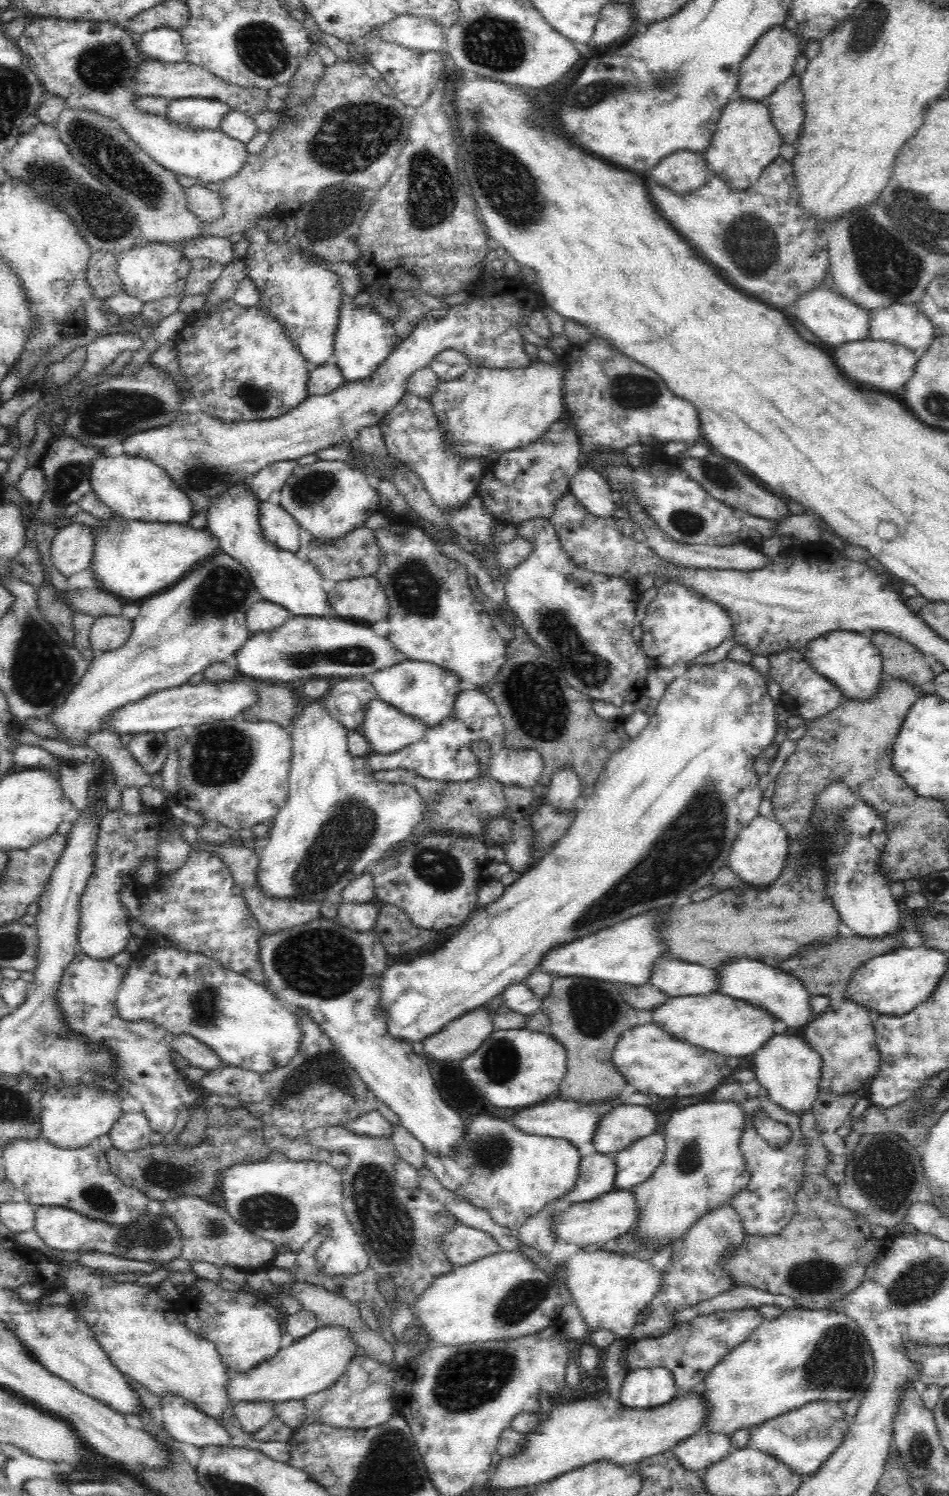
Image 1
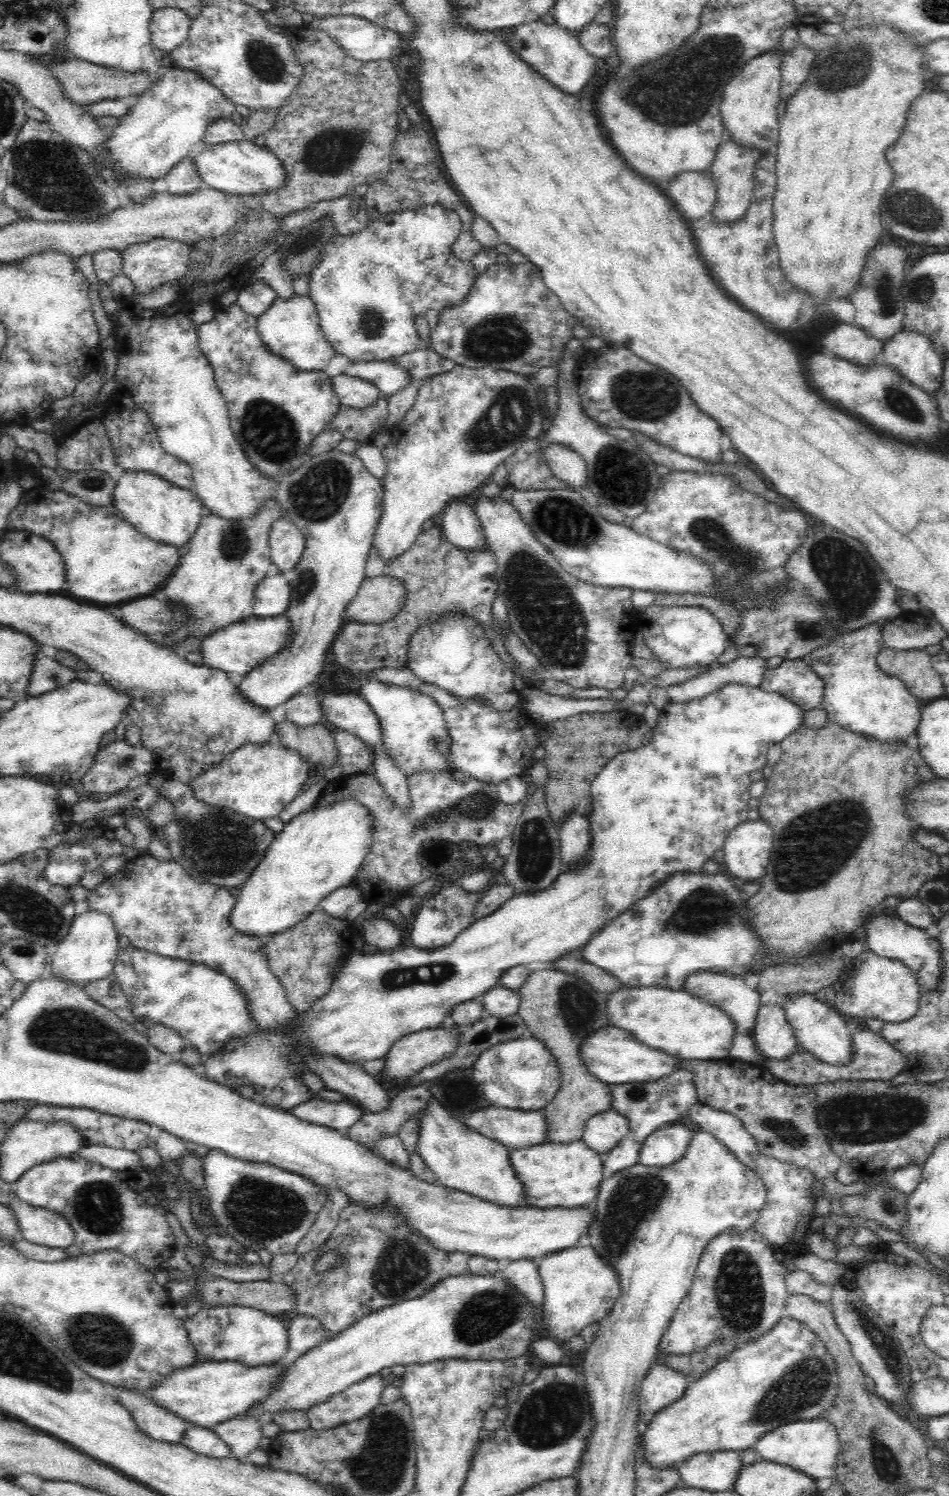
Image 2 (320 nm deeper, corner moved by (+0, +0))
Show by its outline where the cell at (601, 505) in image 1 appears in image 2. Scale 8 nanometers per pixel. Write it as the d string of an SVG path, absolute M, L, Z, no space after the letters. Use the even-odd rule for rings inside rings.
M553 443L543 450L544 461L552 474L568 484L568 488L582 488L586 482L586 463L569 446Z

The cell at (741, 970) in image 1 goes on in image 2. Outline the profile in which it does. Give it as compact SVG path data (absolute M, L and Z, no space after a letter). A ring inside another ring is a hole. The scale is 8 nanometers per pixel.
M816 995L787 996L783 1007L793 1028L799 1051L810 1052L819 1062L829 1066L846 1066L854 1058L849 1021L834 1007L816 999Z

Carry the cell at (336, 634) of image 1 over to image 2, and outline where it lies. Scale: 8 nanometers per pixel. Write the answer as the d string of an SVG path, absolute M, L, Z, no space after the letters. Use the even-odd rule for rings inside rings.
M286 613L270 618L248 617L240 622L234 622L230 626L224 626L220 630L214 630L200 639L200 654L202 664L224 671L238 674L236 678L242 680L247 674L274 656L278 650L284 648L290 636L290 621Z

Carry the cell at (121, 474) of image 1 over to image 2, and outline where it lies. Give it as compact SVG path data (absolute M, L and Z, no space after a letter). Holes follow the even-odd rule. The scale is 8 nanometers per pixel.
M148 471L125 472L116 483L113 505L144 536L176 548L189 544L206 513L202 501L190 489L174 486Z

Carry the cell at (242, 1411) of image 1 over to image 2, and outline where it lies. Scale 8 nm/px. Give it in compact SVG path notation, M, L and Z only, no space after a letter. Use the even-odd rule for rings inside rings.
M234 1417L212 1428L222 1442L228 1445L231 1456L244 1458L258 1449L258 1440L263 1437L262 1423L254 1417Z

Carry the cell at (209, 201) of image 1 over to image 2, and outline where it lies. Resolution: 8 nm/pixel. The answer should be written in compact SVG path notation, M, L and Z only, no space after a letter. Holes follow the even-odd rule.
M200 141L191 152L183 158L164 177L167 184L167 191L170 194L190 194L196 189L203 187L202 180L195 165L195 156L205 149L204 143Z

